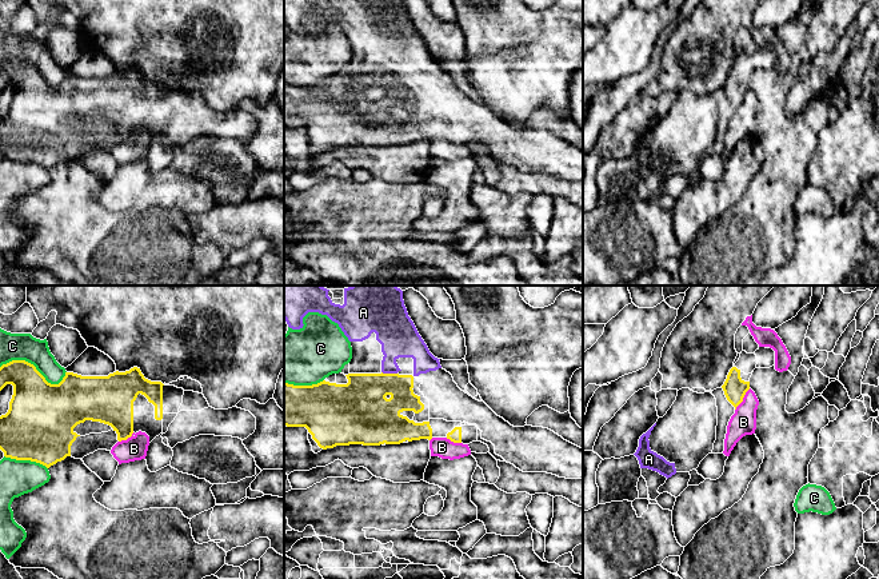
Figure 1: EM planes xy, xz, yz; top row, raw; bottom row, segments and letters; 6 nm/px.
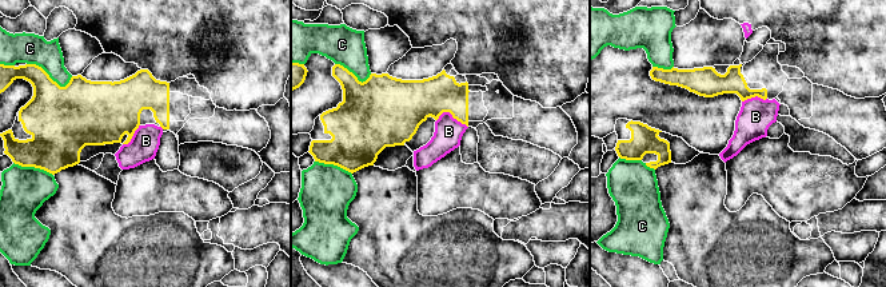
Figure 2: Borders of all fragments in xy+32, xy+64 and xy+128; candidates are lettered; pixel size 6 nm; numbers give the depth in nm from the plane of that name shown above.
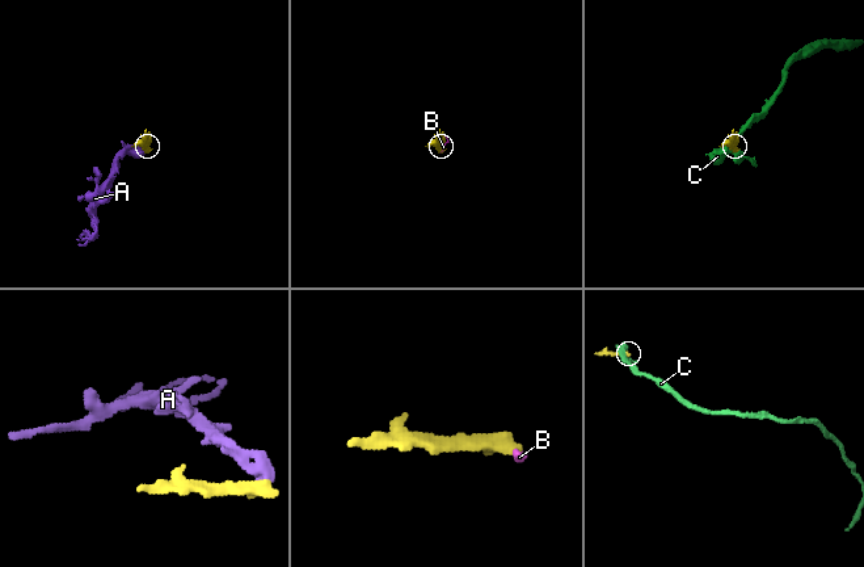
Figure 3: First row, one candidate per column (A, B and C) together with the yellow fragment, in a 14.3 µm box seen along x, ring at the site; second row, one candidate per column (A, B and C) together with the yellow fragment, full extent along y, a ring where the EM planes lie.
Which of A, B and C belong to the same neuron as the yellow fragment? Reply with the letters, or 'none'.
A

